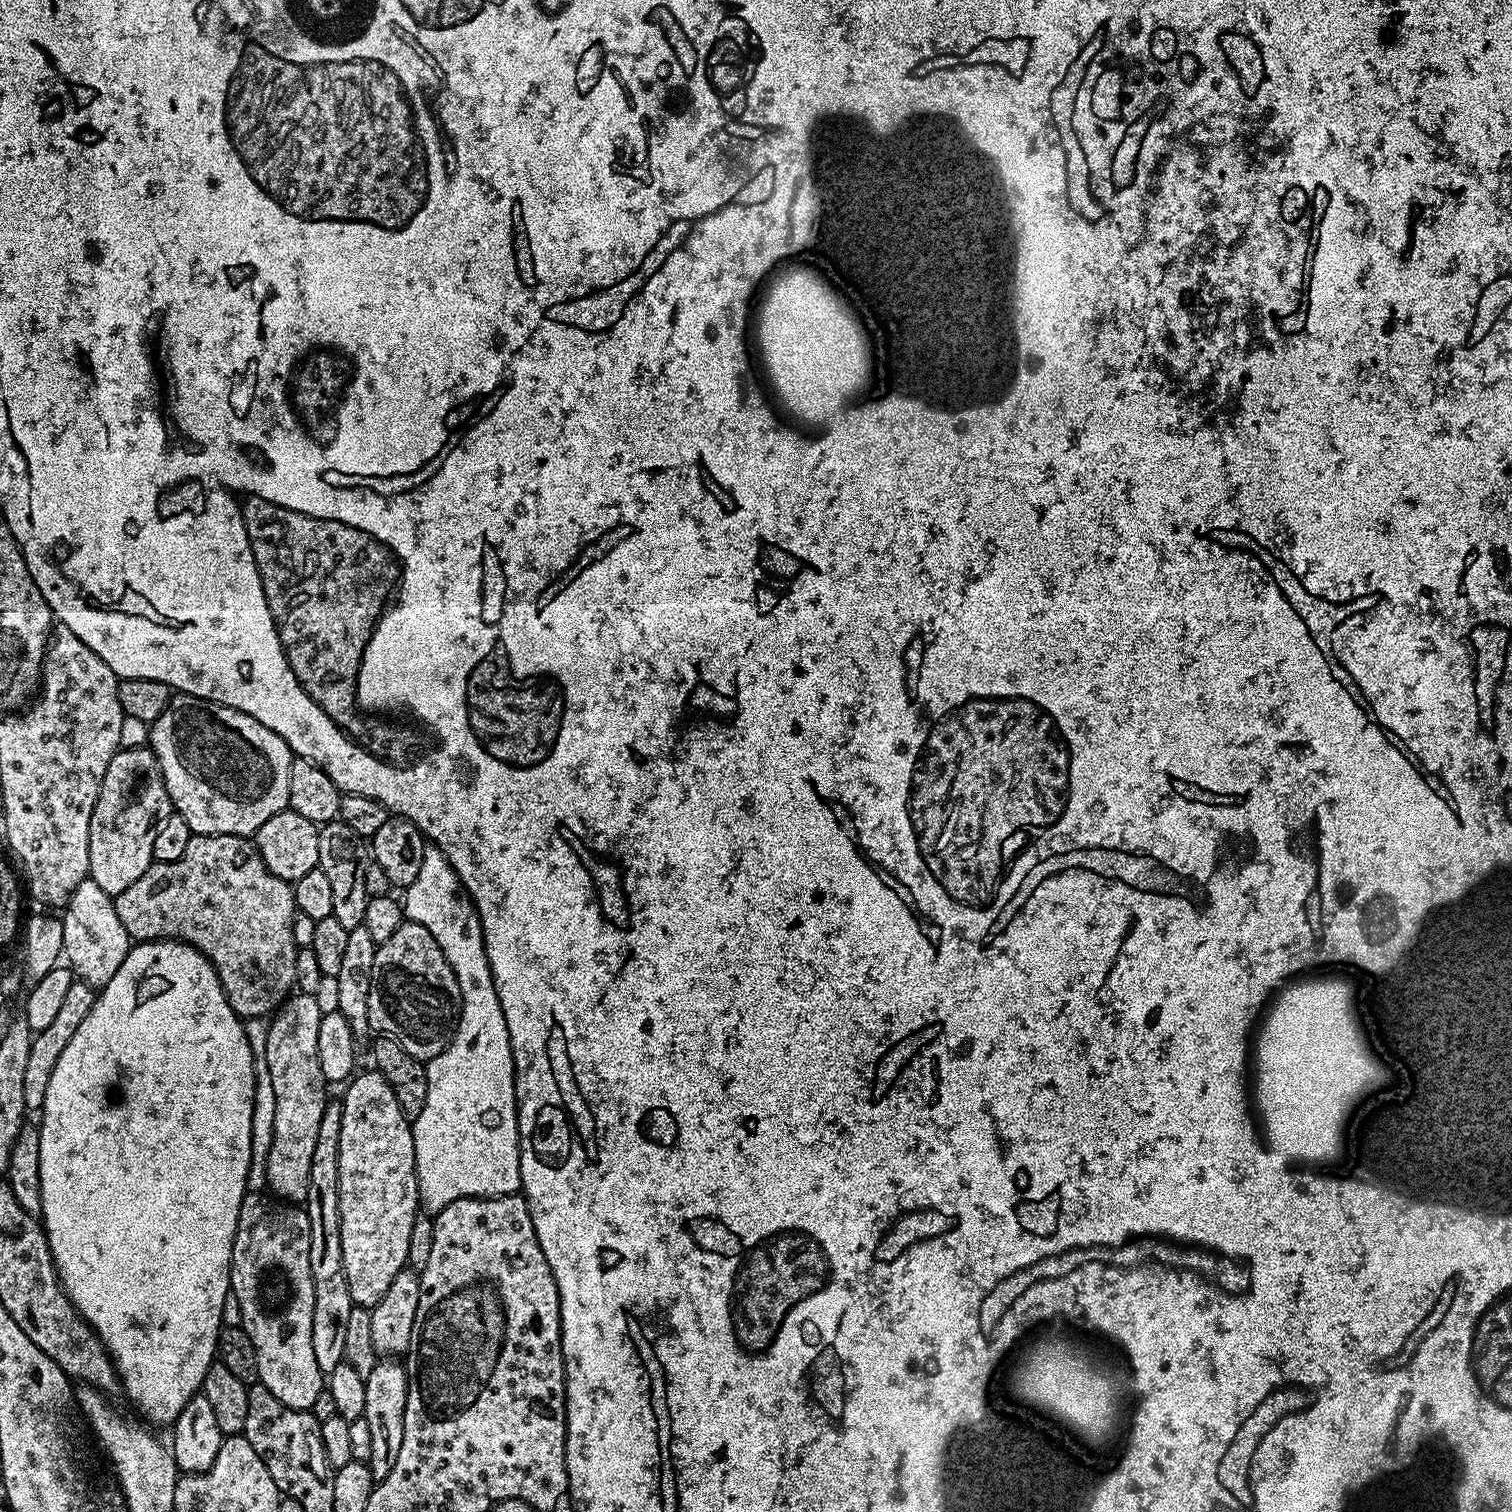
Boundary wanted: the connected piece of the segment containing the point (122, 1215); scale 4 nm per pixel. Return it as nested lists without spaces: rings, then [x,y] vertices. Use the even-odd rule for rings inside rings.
[[[146,940],[129,947],[122,966],[118,966],[114,978],[106,982],[106,986],[99,989],[94,1006],[90,1014],[78,1026],[74,1038],[62,1050],[62,1058],[58,1058],[58,1066],[54,1066],[54,1074],[50,1074],[50,1087],[46,1089],[46,1102],[42,1109],[44,1124],[39,1125],[40,1141],[42,1142],[42,1158],[40,1159],[40,1173],[42,1174],[42,1210],[40,1216],[44,1225],[44,1233],[48,1239],[48,1245],[52,1251],[52,1257],[56,1263],[56,1274],[60,1283],[64,1285],[64,1291],[74,1302],[74,1306],[84,1315],[87,1324],[98,1333],[100,1340],[108,1349],[113,1364],[116,1365],[116,1375],[122,1381],[122,1392],[129,1396],[138,1407],[144,1411],[144,1416],[152,1424],[165,1424],[171,1426],[176,1423],[178,1414],[190,1398],[197,1395],[204,1387],[206,1370],[214,1362],[216,1356],[216,1339],[220,1336],[220,1329],[224,1323],[222,1318],[222,1306],[226,1302],[226,1294],[230,1290],[232,1278],[232,1247],[234,1246],[234,1234],[238,1226],[238,1210],[242,1206],[244,1193],[248,1191],[248,1171],[250,1162],[250,1142],[252,1135],[250,1129],[254,1123],[254,1102],[256,1101],[256,1056],[250,1050],[250,1042],[246,1038],[244,1029],[245,1021],[237,1016],[235,1010],[228,1004],[226,994],[222,990],[222,982],[214,970],[210,961],[194,946],[183,944],[181,940]]]

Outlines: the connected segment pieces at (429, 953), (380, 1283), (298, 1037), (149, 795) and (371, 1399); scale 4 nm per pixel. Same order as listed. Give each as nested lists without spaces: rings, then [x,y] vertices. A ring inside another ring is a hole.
[[[405,919],[393,936],[377,944],[369,994],[369,1026],[373,1033],[394,1038],[414,1058],[427,1062],[440,1056],[454,1038],[461,1006],[458,978],[454,978],[442,946],[434,942],[434,934],[426,926]]]
[[[362,1072],[351,1077],[347,1085],[349,1088],[342,1097],[342,1134],[338,1146],[340,1237],[342,1266],[350,1286],[352,1303],[371,1310],[378,1302],[382,1302],[382,1294],[386,1294],[390,1282],[394,1282],[394,1278],[398,1278],[398,1274],[408,1264],[410,1230],[418,1215],[418,1193],[412,1125],[402,1114],[402,1106],[398,1106],[398,1098],[394,1098],[394,1090],[390,1090],[390,1082],[386,1082],[381,1072]]]
[[[293,994],[276,1009],[268,1025],[266,1038],[266,1066],[270,1070],[270,1082],[274,1082],[274,1138],[270,1142],[270,1154],[266,1158],[266,1185],[271,1195],[297,1206],[308,1199],[310,1190],[310,1162],[314,1162],[314,1145],[318,1143],[318,1126],[322,1114],[328,1109],[329,1081],[322,1074],[318,1063],[318,1026],[321,1013],[315,996]]]
[[[151,747],[121,748],[106,766],[102,790],[90,818],[90,866],[88,874],[106,894],[115,897],[152,865],[158,826],[173,815],[172,800],[160,777],[158,758]]]
[[[377,1359],[374,1370],[364,1378],[366,1386],[366,1406],[362,1419],[370,1425],[372,1435],[370,1458],[366,1461],[372,1472],[373,1481],[379,1482],[390,1474],[398,1450],[402,1447],[402,1422],[406,1414],[406,1394],[408,1393],[408,1370],[399,1359]]]

